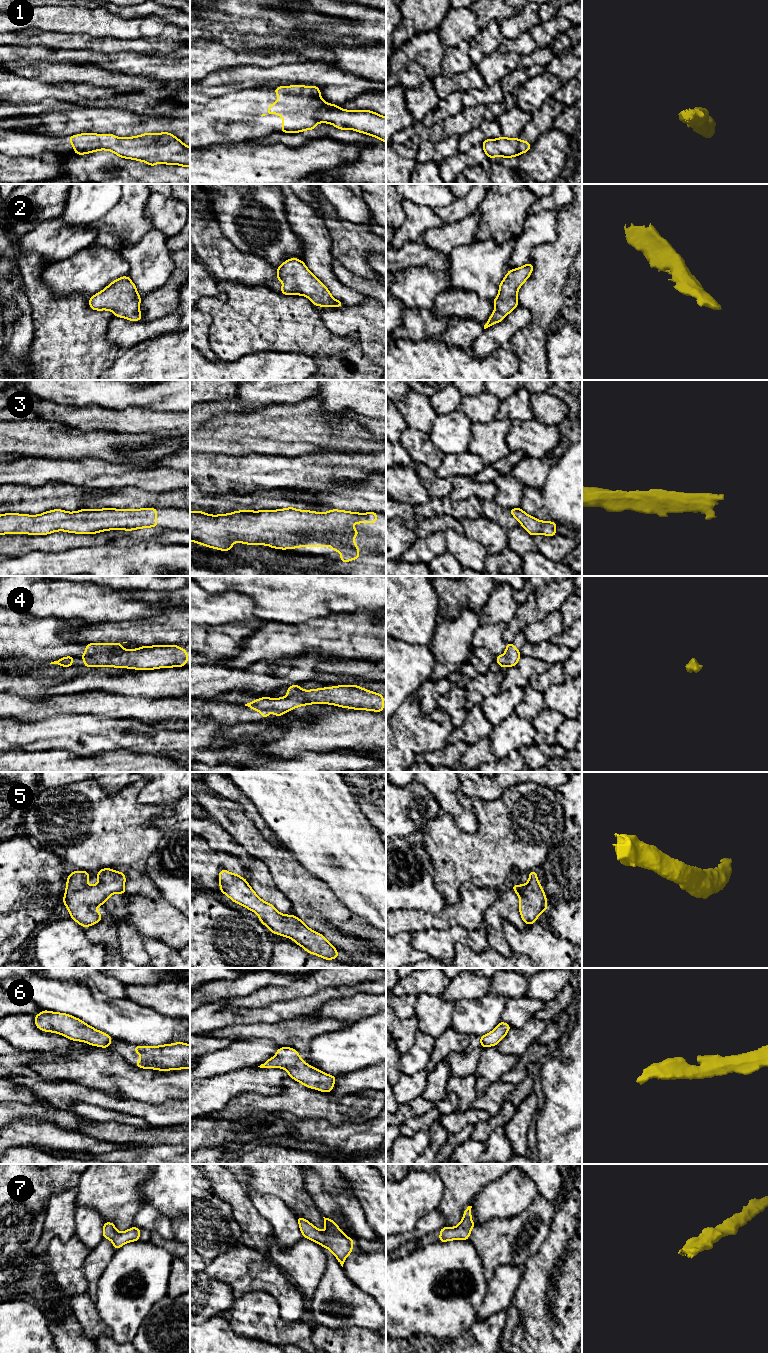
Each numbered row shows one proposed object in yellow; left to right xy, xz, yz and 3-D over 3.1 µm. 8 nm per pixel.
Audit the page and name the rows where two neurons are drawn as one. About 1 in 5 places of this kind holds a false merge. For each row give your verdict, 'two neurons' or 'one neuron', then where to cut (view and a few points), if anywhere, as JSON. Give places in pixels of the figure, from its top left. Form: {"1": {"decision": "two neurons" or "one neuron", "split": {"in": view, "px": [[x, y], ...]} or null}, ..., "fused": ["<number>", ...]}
{"1": {"decision": "one neuron", "split": null}, "2": {"decision": "one neuron", "split": null}, "3": {"decision": "one neuron", "split": null}, "4": {"decision": "one neuron", "split": null}, "5": {"decision": "one neuron", "split": null}, "6": {"decision": "one neuron", "split": null}, "7": {"decision": "one neuron", "split": null}, "fused": []}

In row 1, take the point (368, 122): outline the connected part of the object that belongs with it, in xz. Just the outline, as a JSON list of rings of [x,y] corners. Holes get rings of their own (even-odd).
[[[293,85],[293,86],[280,86],[276,89],[273,89],[275,94],[278,94],[280,97],[278,98],[278,100],[273,103],[272,105],[270,105],[268,107],[268,110],[265,114],[262,114],[261,116],[265,116],[266,114],[279,114],[282,118],[283,118],[283,123],[282,123],[282,129],[280,132],[284,132],[284,133],[298,133],[298,132],[303,132],[304,130],[313,130],[316,129],[316,125],[318,122],[320,123],[329,123],[334,125],[337,129],[351,129],[351,130],[355,130],[357,132],[360,133],[364,133],[364,134],[368,134],[370,136],[374,136],[378,139],[380,139],[383,142],[386,142],[386,117],[385,116],[381,116],[373,111],[370,110],[357,110],[357,111],[350,111],[350,110],[345,110],[342,108],[339,108],[338,105],[334,105],[334,104],[329,104],[327,102],[325,102],[324,100],[321,99],[321,92],[319,87],[317,86],[302,86],[302,85]]]

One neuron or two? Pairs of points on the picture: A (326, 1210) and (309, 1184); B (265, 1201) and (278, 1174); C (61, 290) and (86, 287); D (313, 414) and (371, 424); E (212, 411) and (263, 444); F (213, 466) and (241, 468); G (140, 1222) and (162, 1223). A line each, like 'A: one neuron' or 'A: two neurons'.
A: one neuron
B: two neurons
C: one neuron
D: two neurons
E: one neuron
F: one neuron
G: one neuron

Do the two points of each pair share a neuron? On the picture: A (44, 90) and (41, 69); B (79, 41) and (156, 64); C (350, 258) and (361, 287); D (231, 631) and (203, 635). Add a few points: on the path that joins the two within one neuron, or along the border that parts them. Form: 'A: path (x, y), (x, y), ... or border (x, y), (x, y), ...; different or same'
A: border (21, 76), (45, 82), (67, 82); different
B: border (94, 52), (117, 53), (135, 51), (141, 54); different
C: border (339, 261), (355, 274), (375, 281); different
D: path (224, 631), (210, 635); same

